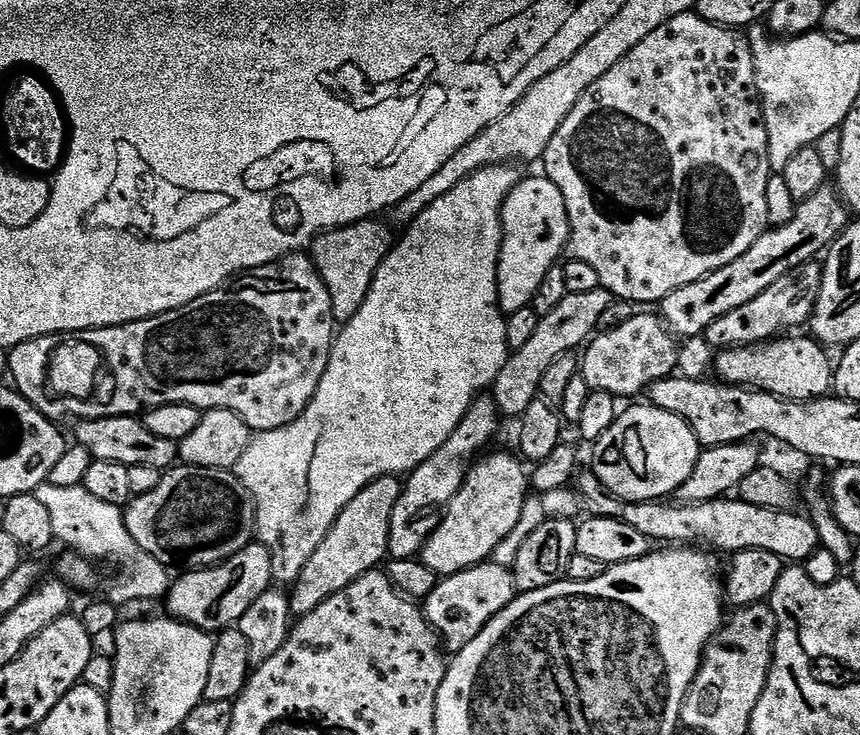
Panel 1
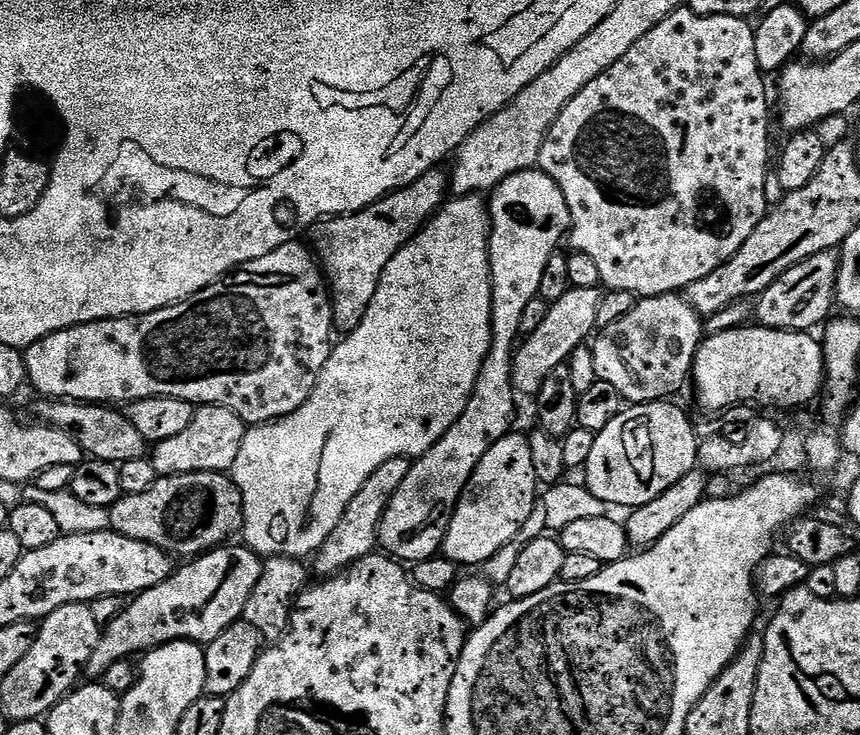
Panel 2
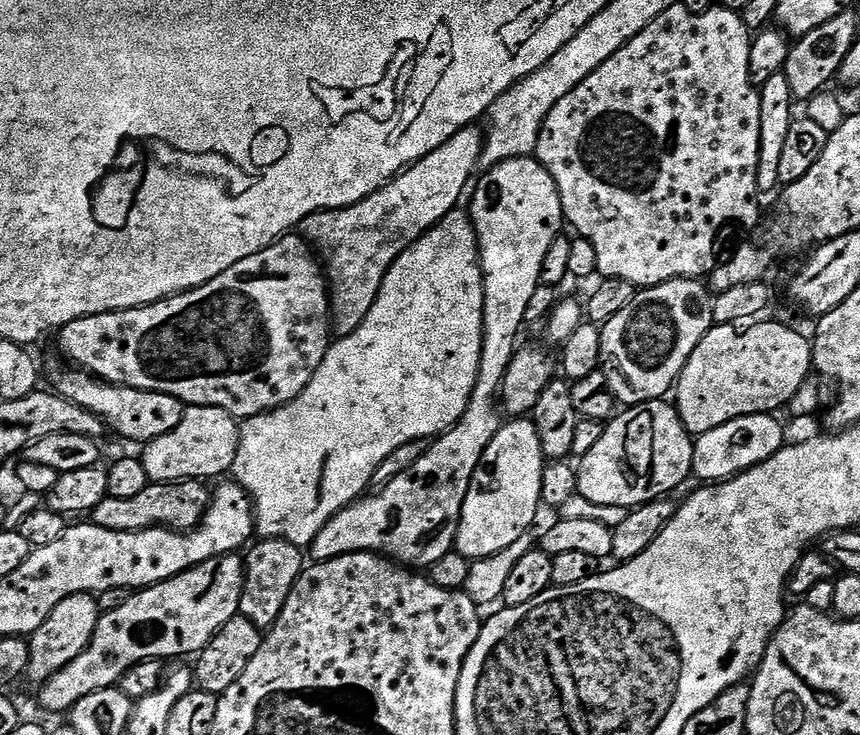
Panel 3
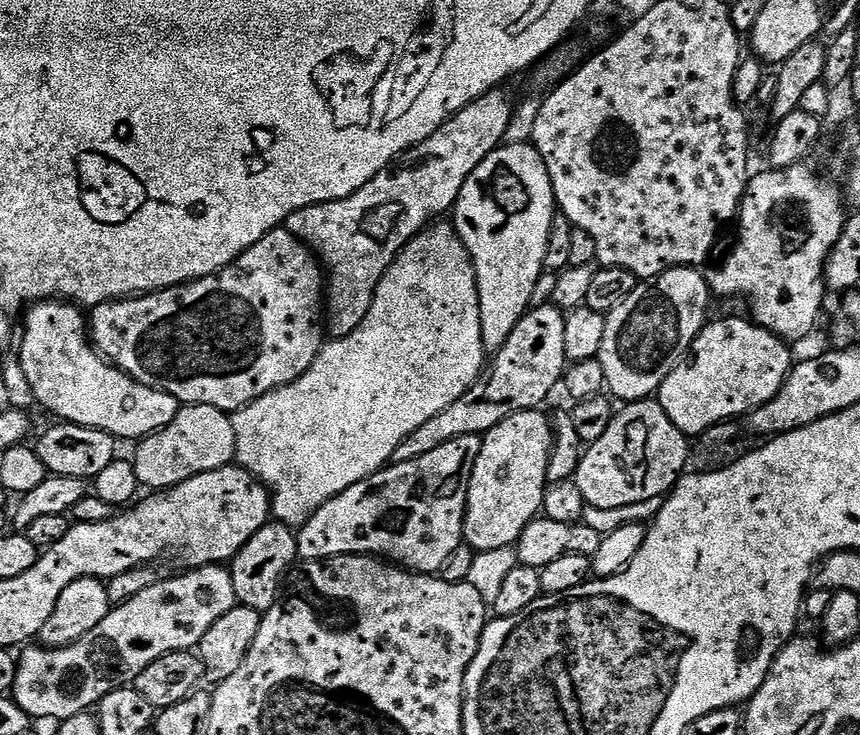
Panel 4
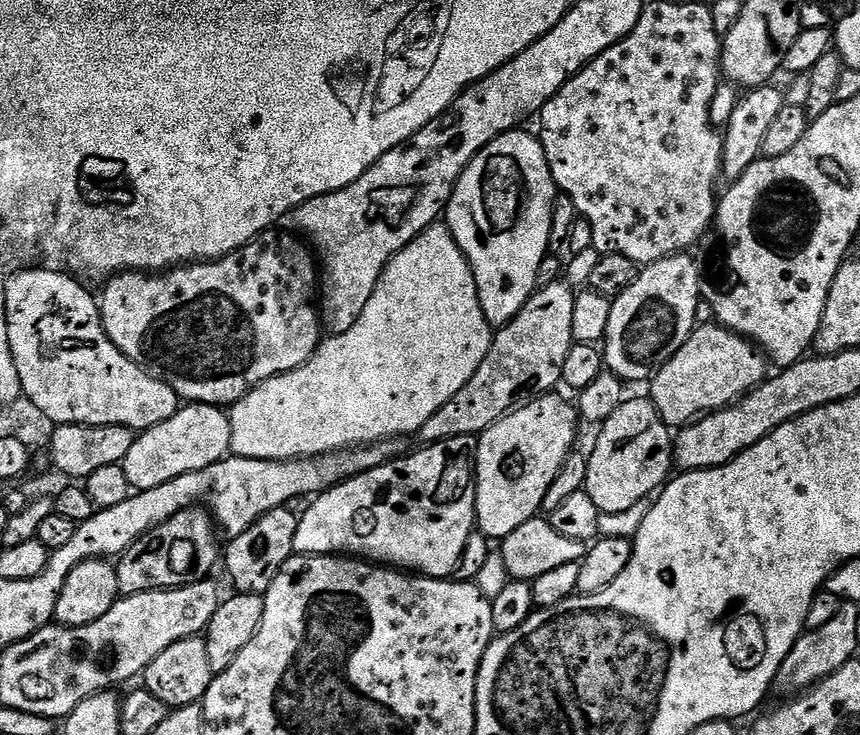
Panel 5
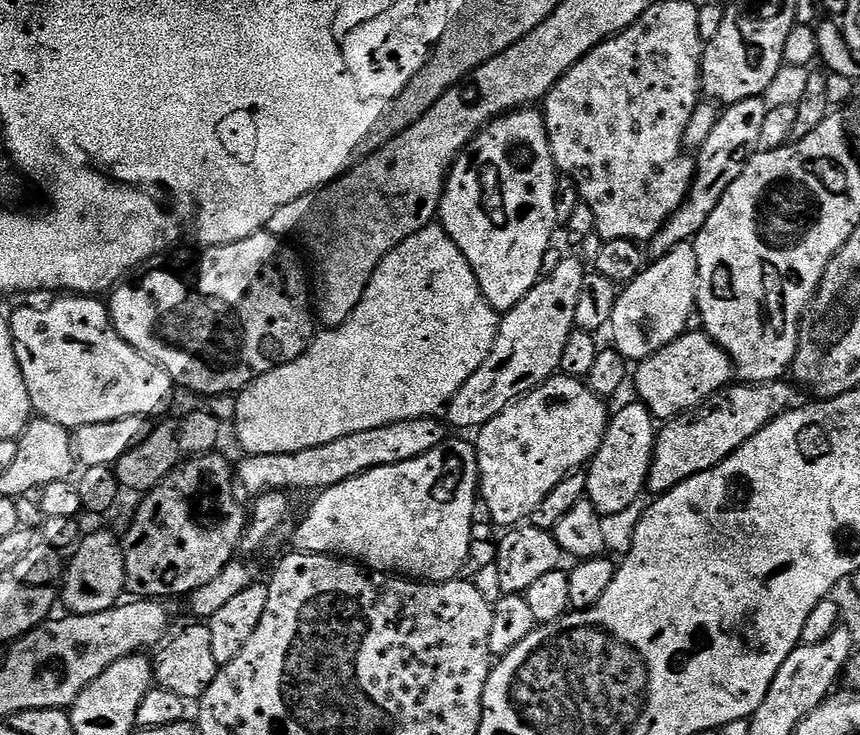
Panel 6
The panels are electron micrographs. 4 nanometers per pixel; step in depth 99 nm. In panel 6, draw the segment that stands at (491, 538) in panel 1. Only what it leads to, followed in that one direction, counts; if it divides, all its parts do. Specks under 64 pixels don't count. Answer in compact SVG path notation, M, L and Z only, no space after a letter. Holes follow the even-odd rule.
M563 374L549 377L532 392L519 396L506 410L502 410L484 427L479 429L475 437L476 461L480 467L478 496L488 507L487 519L493 525L508 530L513 526L525 523L542 506L542 498L562 482L570 473L583 469L594 458L594 454L602 446L604 435L608 429L610 408L605 401L588 388L584 380L575 380Z

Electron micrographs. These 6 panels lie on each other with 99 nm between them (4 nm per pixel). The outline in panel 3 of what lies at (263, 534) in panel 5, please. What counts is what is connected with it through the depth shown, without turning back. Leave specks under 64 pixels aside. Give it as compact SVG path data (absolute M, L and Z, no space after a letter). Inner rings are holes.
M263 538L257 539L247 552L248 556L243 557L244 585L239 615L254 622L256 628L267 630L276 621L278 614L282 614L282 606L286 606L286 598L290 598L290 590L294 582L306 567L306 556L302 549L290 542Z

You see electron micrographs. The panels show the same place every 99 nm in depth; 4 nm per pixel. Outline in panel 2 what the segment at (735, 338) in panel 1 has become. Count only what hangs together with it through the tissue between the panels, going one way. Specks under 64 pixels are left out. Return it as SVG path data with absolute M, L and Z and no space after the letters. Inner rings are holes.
M835 251L814 254L790 266L790 270L779 276L755 301L755 323L761 328L791 332L812 332L819 329L833 315L839 269L840 258Z

